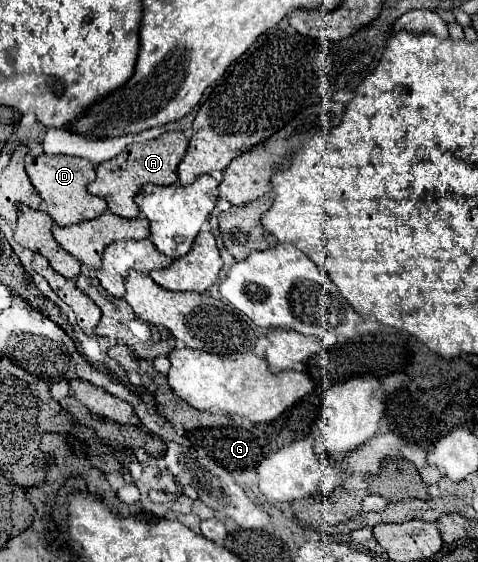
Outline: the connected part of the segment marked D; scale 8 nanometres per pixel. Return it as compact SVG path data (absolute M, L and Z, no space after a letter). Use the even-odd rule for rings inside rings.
M40 154L32 158L32 162L26 166L26 174L34 184L36 192L40 194L40 198L46 202L48 216L58 226L91 220L101 216L107 210L107 204L102 198L92 196L86 190L86 186L94 180L94 166L84 158L66 156L66 154L54 154L54 156Z

